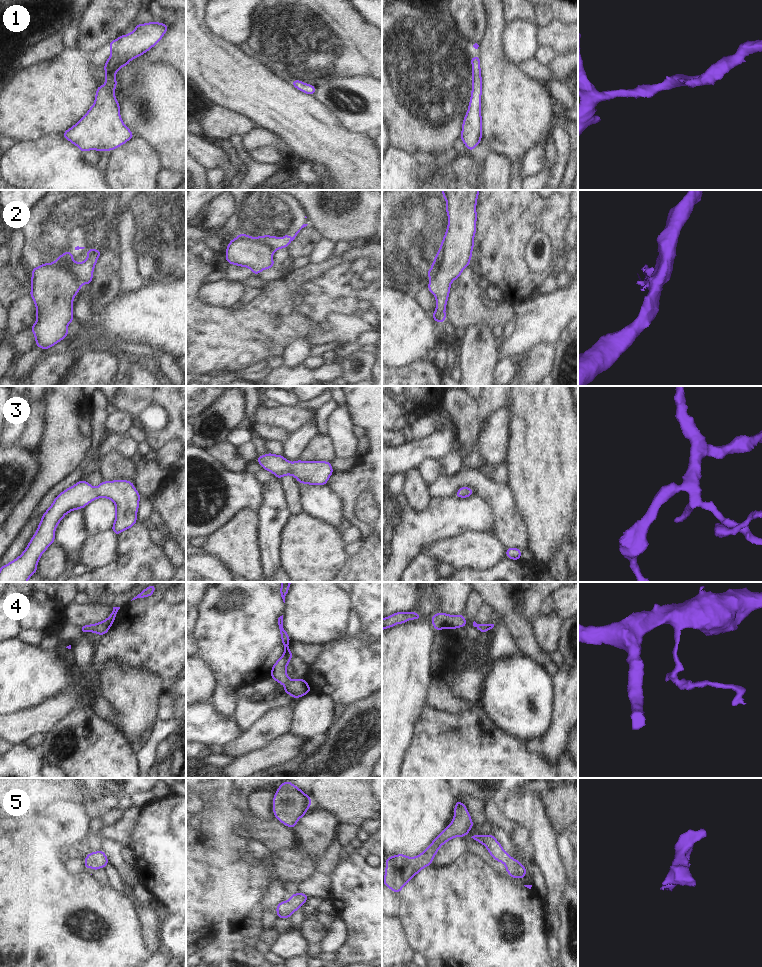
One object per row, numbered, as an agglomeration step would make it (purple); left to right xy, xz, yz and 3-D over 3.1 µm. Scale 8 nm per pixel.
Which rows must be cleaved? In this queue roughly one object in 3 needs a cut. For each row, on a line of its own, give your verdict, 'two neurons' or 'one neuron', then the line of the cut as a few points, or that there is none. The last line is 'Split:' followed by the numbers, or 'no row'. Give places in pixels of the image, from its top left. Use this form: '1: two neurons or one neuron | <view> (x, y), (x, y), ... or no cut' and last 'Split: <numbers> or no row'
1: one neuron | no cut
2: two neurons | xy (73, 261), (68, 271), (80, 285)
3: one neuron | no cut
4: one neuron | no cut
5: one neuron | no cut
Split: 2

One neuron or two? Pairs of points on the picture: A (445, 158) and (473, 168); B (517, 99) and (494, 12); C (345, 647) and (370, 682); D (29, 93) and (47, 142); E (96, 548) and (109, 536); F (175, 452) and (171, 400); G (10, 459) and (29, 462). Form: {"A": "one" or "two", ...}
{"A": "two", "B": "one", "C": "one", "D": "two", "E": "one", "F": "two", "G": "one"}

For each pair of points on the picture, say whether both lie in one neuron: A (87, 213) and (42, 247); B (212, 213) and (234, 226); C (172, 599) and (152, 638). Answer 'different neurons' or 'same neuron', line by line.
A: same neuron
B: different neurons
C: different neurons

